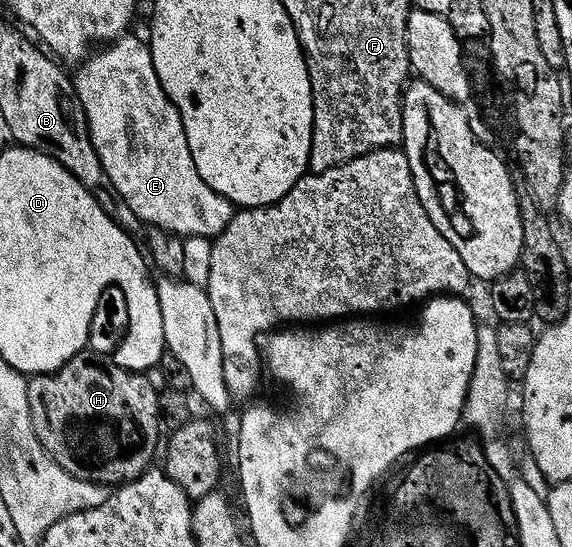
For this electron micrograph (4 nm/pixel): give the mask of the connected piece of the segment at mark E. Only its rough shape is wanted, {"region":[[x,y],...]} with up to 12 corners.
{"region":[[148,43],[72,73],[111,186],[146,225],[218,236],[234,205],[195,170]]}

